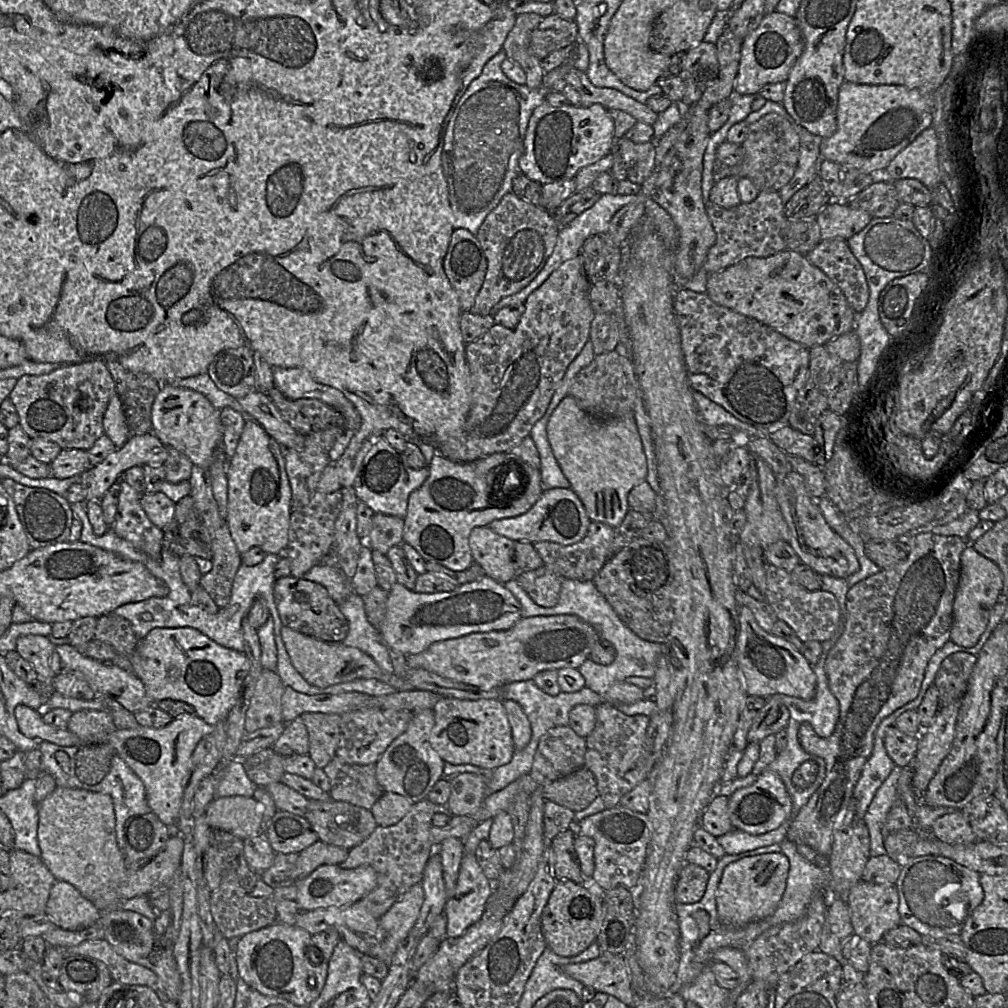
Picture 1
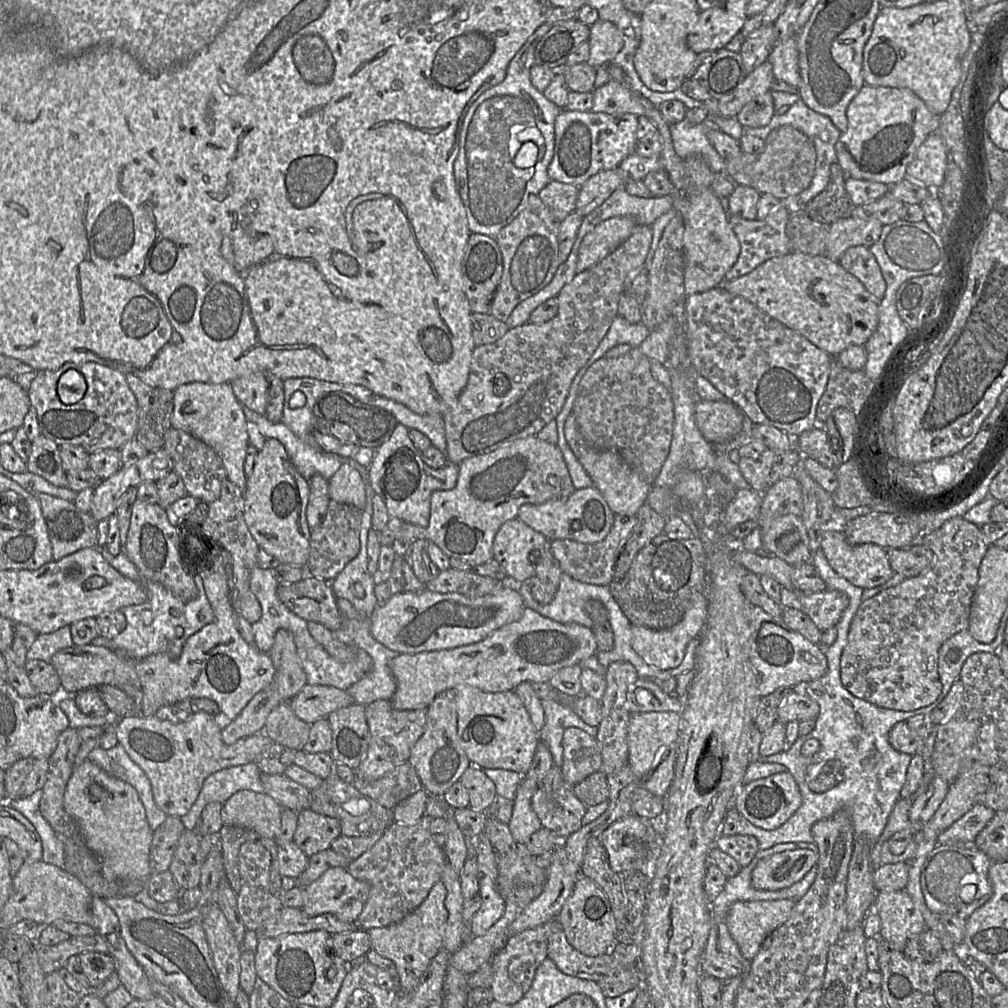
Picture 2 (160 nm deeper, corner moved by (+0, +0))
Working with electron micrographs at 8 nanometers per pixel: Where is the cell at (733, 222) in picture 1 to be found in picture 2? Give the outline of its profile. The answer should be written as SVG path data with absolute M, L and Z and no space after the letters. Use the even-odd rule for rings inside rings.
M783 205L774 206L764 219L742 219L730 215L729 223L740 242L740 254L736 263L726 273L725 280L731 281L744 276L765 261L781 257L790 252L790 243L786 235L786 226L791 214Z

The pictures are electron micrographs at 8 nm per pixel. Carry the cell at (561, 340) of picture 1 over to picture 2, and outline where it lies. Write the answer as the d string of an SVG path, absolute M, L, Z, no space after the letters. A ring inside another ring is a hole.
M638 225L620 246L596 265L576 273L555 297L557 314L544 323L526 323L509 328L496 342L477 346L472 353L467 384L455 405L443 414L447 461L459 465L474 456L495 451L518 439L535 436L561 412L569 388L618 316L619 299L625 282L644 270L653 235L650 226Z

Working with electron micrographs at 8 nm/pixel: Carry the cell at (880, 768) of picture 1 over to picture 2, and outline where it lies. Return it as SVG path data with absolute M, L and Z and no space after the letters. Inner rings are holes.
M821 549L816 553L811 551L811 563L825 582L827 589L842 592L847 596L848 606L836 625L835 642L829 646L819 644L827 658L826 672L819 679L795 686L797 694L807 695L819 704L820 712L816 717L814 729L807 735L800 736L789 750L781 750L776 754L759 758L762 762L784 765L795 778L802 795L799 809L774 830L762 829L740 817L738 834L756 837L760 850L782 843L813 843L813 825L840 810L849 814L855 835L864 837L874 846L880 842L888 818L900 799L900 792L912 759L912 756L892 747L889 743L889 732L898 722L919 715L917 711L896 711L875 706L851 694L841 682L841 655L848 641L852 619L862 602L863 589L838 575ZM811 739L819 742L819 749L811 756L804 756L801 748Z

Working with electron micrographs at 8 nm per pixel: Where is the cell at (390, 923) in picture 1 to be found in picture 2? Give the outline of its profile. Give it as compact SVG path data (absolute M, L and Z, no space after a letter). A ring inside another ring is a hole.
M439 881L431 888L425 900L401 921L385 927L371 928L367 931L371 949L392 960L396 966L398 973L397 994L415 989L432 958L442 950L442 938L448 918L444 904L446 895L446 887Z

